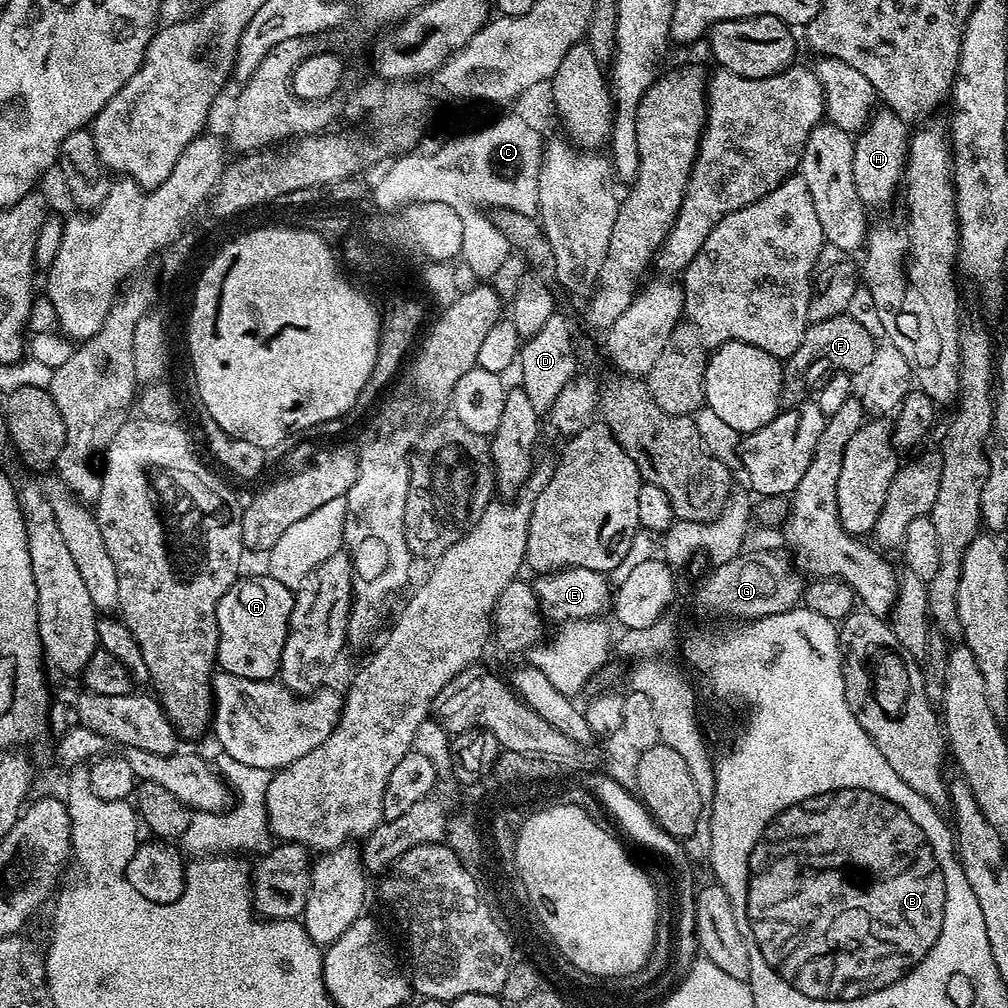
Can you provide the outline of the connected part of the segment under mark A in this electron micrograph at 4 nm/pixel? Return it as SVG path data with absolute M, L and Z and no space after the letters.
M269 574L246 576L237 579L236 585L222 594L222 602L218 602L216 663L238 678L271 680L280 671L294 592Z

